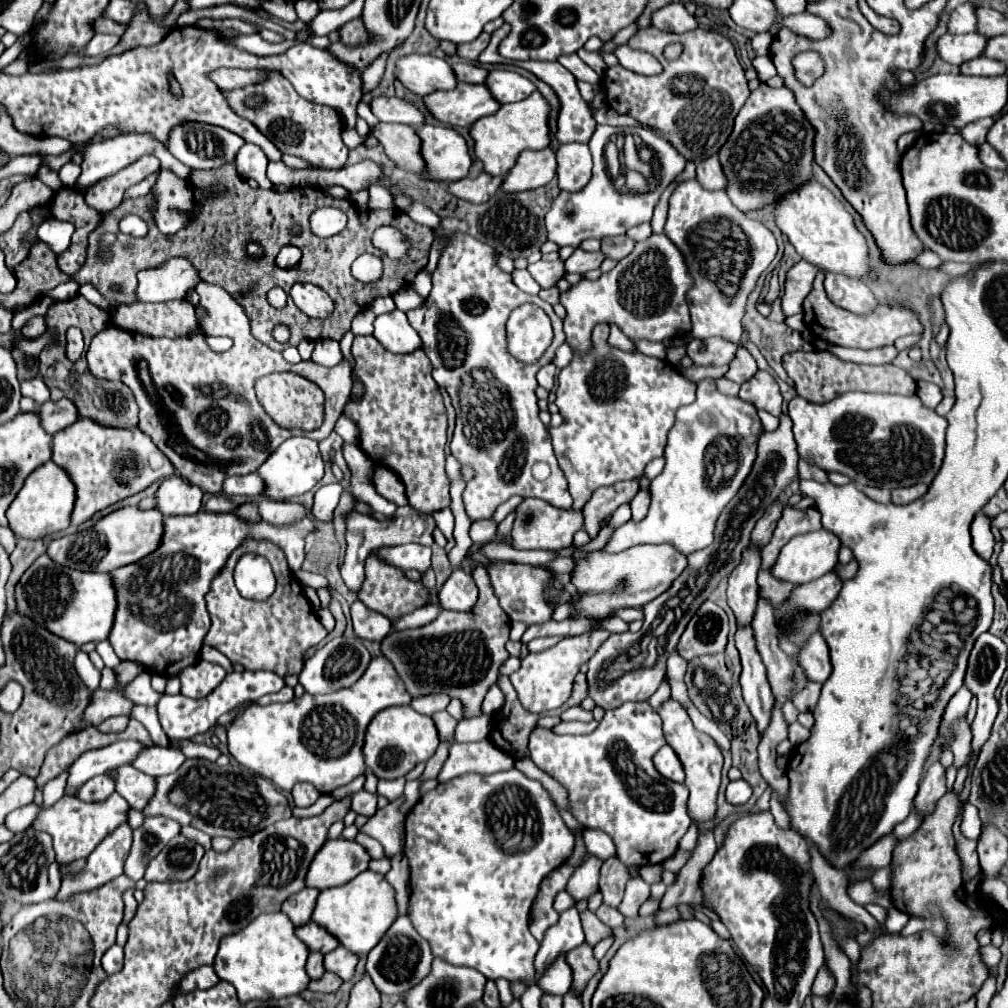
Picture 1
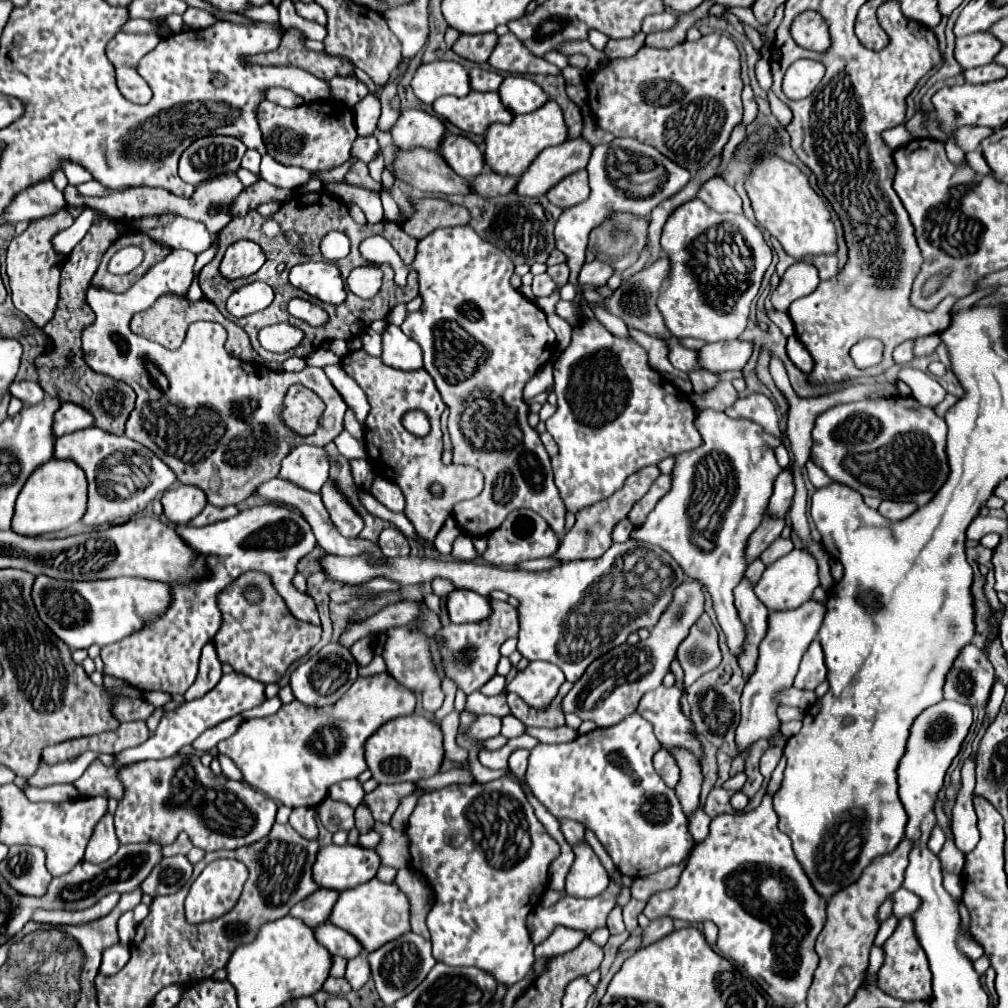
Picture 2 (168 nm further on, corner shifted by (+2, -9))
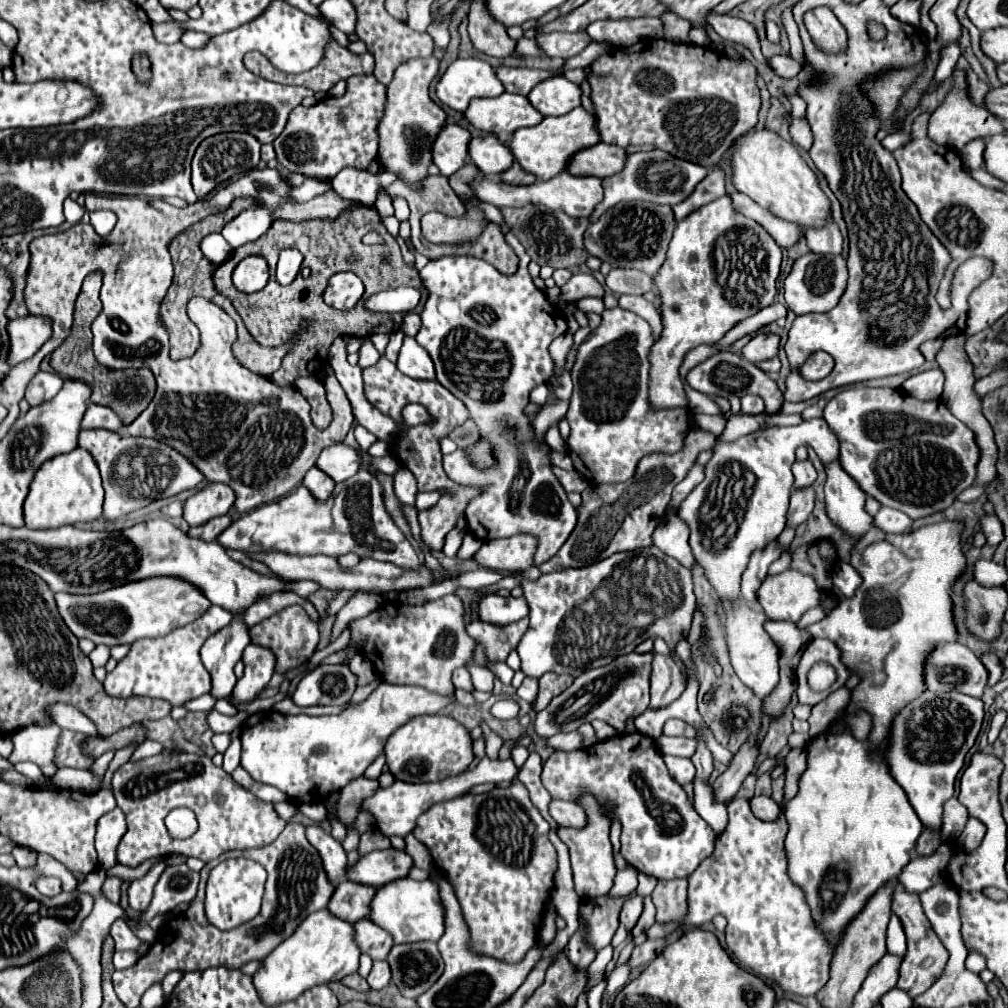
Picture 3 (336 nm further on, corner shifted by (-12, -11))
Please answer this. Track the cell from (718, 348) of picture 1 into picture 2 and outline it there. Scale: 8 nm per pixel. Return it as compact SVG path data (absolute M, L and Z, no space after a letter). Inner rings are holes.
M741 339L709 343L699 351L699 363L703 369L711 373L743 369L751 357L751 351L753 351L753 343Z

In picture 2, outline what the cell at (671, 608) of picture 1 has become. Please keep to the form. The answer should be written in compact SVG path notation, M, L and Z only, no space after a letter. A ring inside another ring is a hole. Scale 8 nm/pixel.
M685 581L683 585L679 585L675 589L673 603L661 615L659 623L651 629L651 637L647 641L639 641L637 645L619 645L603 657L595 659L587 667L583 677L577 679L571 691L563 697L561 711L575 713L581 719L591 719L597 723L597 727L611 727L629 717L629 713L635 713L639 699L647 691L661 685L679 643L687 637L691 625L701 617L705 603L701 589L701 583L697 581Z

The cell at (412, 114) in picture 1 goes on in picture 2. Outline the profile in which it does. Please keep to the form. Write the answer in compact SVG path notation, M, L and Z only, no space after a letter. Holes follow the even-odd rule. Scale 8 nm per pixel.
M401 111L393 131L393 141L401 149L423 147L429 151L439 151L439 143L445 135L445 125L439 117L425 111Z

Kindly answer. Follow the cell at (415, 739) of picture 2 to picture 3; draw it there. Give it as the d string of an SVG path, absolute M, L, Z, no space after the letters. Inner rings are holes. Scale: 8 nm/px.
M423 715L399 727L385 743L387 767L395 779L407 783L423 783L463 773L473 761L469 731L451 717Z

